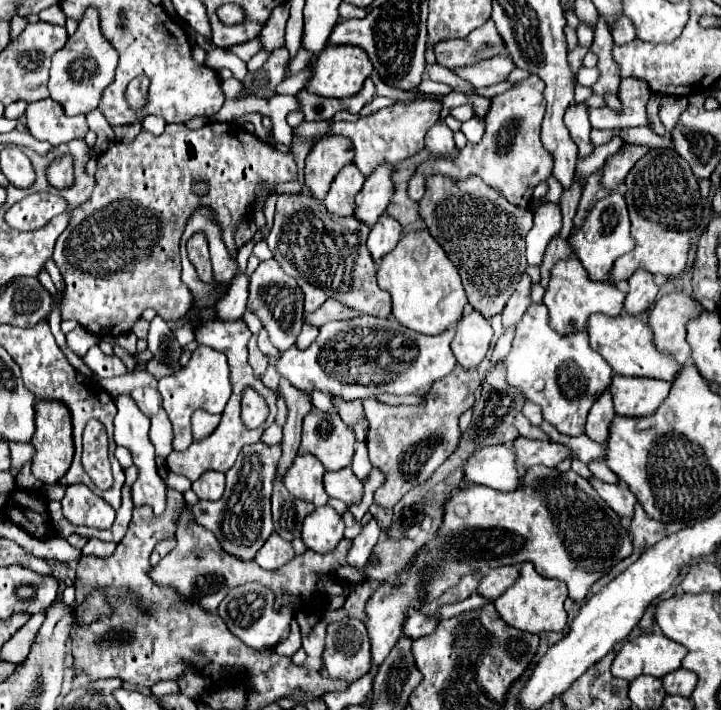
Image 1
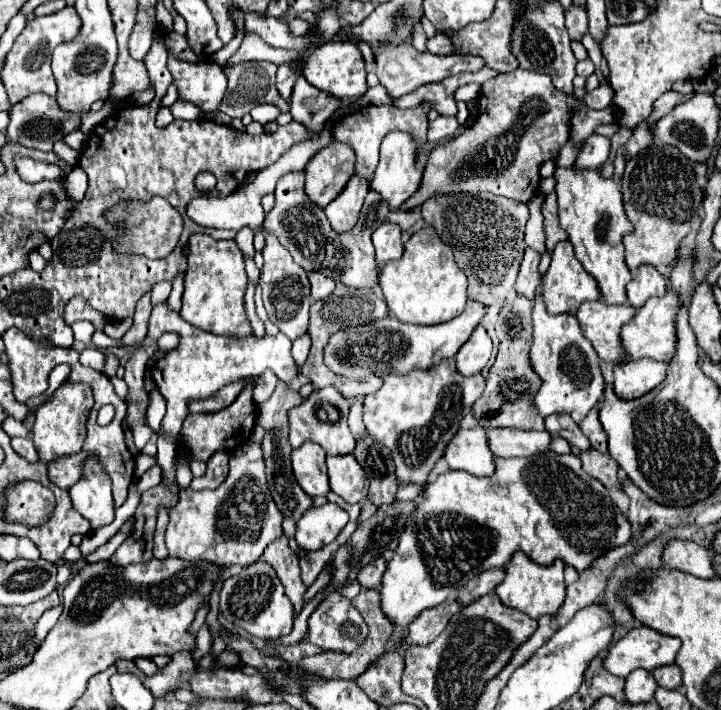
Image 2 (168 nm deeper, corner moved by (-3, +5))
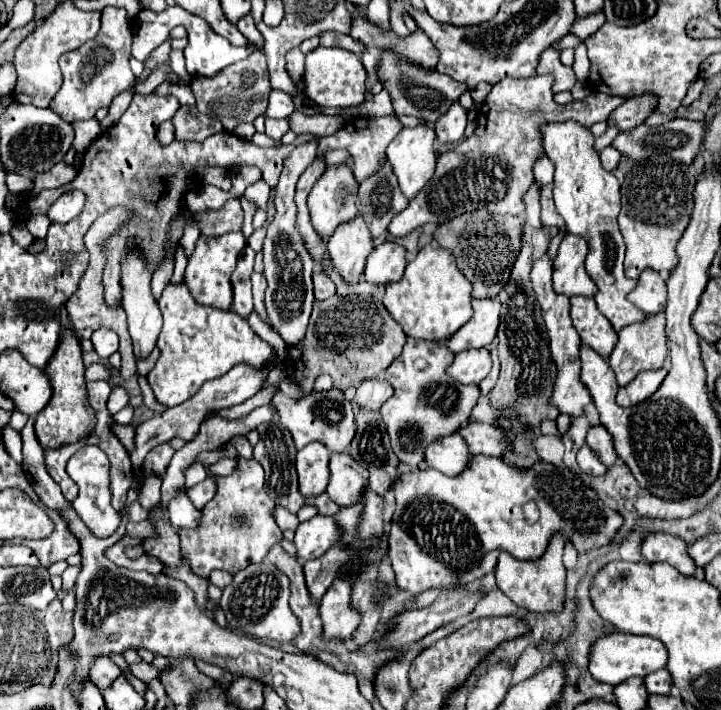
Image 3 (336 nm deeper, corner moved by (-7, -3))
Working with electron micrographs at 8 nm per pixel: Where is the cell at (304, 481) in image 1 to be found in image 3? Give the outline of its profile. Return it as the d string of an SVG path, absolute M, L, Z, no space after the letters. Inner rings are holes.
M311 442L297 451L295 468L299 474L299 492L303 496L317 496L329 484L329 450L321 442Z

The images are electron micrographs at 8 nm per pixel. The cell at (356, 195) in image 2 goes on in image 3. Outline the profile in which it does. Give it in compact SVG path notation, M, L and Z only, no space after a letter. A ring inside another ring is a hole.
M361 216L351 220L351 224L343 224L343 228L337 228L327 242L331 264L339 272L341 280L347 284L359 282L363 264L375 246L377 242L373 240Z

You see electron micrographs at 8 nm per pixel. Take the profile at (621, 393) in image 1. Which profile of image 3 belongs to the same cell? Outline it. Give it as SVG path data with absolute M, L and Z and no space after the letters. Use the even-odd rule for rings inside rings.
M667 368L653 370L653 372L641 372L639 376L635 376L635 380L631 384L619 388L617 404L619 406L633 406L633 404L649 398L651 394L657 392L657 388L665 380L665 376L667 376Z

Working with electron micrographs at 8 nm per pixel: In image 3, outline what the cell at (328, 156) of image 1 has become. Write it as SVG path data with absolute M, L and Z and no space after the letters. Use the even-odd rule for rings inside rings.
M341 164L341 166L329 166L323 176L317 180L317 184L313 186L311 194L309 194L309 210L311 210L311 224L315 228L315 232L327 240L335 228L343 222L353 220L359 214L359 204L357 204L357 188L359 182L353 176L353 170L349 164Z

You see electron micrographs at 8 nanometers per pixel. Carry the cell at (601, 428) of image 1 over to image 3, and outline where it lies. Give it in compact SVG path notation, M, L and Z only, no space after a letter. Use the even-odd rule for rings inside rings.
M601 424L591 428L591 432L587 434L587 444L607 468L617 462L617 452L613 448L613 436Z

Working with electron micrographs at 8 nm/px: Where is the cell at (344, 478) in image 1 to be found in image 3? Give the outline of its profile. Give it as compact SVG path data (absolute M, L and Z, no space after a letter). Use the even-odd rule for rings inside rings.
M347 452L331 454L329 470L331 470L327 486L329 498L339 506L355 504L355 500L359 500L365 492L367 470L359 466Z

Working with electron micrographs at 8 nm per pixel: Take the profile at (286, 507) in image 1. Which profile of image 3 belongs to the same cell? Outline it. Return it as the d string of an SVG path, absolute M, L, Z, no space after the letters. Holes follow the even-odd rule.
M279 420L259 424L259 442L253 446L253 458L263 466L265 470L265 484L267 484L267 494L275 500L275 504L287 508L289 512L297 514L299 508L303 506L303 496L297 488L297 472L295 472L295 444L291 438L291 432L281 426Z

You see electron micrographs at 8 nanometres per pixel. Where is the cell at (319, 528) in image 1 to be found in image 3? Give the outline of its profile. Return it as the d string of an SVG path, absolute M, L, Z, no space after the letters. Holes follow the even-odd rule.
M313 516L307 522L301 522L295 530L295 546L297 558L301 562L319 558L327 548L337 544L341 538L341 530L337 530L335 520L331 516Z

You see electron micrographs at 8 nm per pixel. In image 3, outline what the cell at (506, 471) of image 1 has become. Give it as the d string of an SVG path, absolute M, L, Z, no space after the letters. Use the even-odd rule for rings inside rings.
M459 434L441 436L439 440L433 440L425 448L427 466L447 476L457 476L459 472L463 472L467 458L469 458L467 444L463 444L463 438Z

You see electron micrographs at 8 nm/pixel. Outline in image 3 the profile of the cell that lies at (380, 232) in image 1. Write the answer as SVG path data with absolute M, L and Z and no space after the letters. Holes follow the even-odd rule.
M383 242L371 252L365 264L365 282L373 286L385 286L401 280L405 270L405 248L393 242Z

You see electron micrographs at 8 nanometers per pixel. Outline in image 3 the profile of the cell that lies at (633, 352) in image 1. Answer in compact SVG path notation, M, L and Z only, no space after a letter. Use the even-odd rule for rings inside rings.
M573 296L571 320L583 344L591 346L603 358L611 354L611 348L617 344L617 332L611 328L611 324L607 324L607 318L597 310L593 298Z

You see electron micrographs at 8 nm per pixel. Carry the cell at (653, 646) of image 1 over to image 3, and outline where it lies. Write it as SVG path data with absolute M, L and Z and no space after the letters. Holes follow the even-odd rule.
M613 632L603 638L597 638L591 646L589 654L589 672L595 680L605 682L605 684L621 684L623 680L631 676L645 678L647 674L665 668L667 664L667 648L663 648L663 642L651 636L635 636L635 634L623 634L623 632Z

